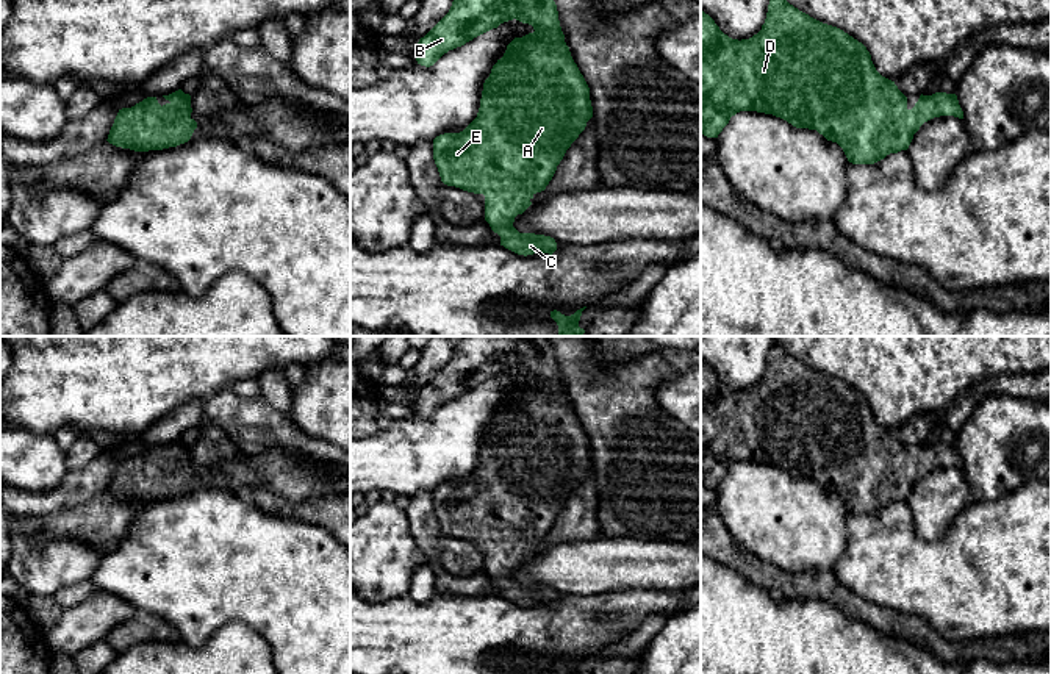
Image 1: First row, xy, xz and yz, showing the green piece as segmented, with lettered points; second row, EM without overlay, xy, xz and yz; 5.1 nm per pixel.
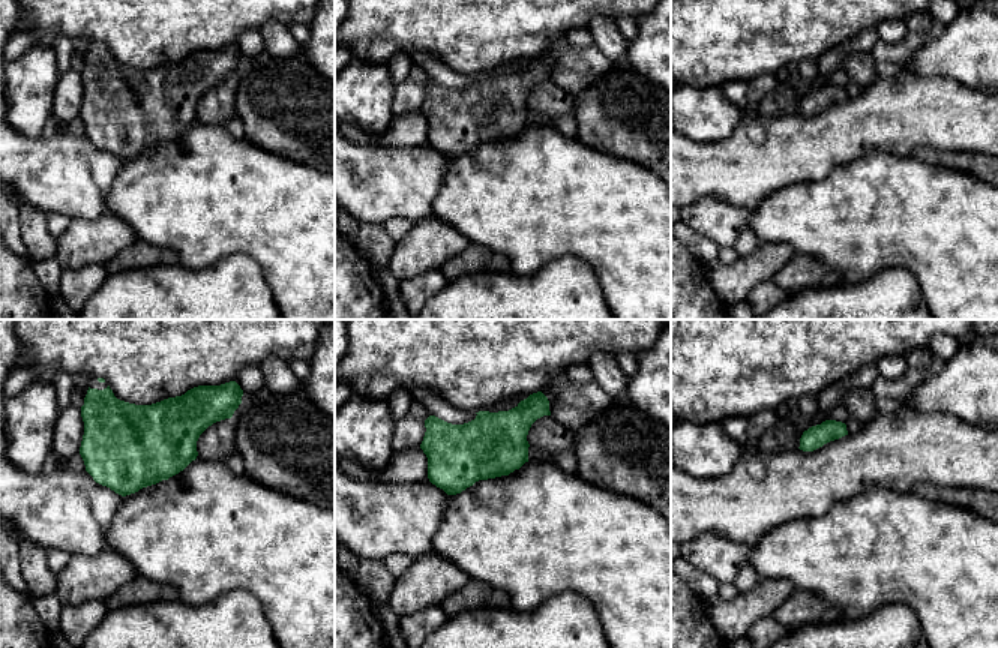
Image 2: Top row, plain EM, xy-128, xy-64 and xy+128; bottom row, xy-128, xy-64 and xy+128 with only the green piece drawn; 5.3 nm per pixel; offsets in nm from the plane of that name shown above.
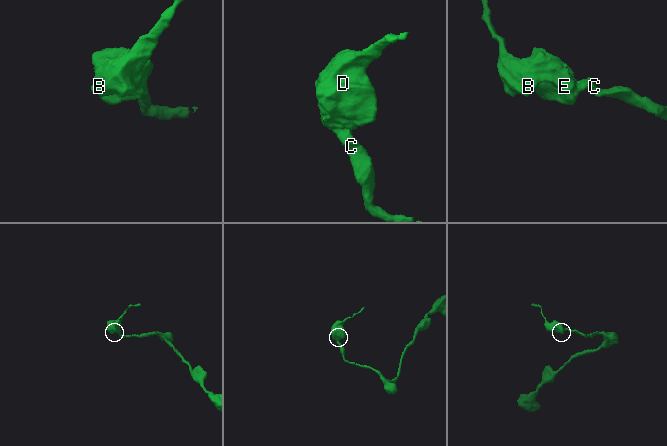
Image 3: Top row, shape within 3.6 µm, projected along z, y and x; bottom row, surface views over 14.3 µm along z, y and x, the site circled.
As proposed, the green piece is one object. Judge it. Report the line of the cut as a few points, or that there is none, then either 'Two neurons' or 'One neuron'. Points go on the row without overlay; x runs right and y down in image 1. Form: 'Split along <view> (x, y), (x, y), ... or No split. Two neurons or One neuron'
No split. One neuron

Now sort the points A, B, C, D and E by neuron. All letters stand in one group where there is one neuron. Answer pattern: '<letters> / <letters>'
A B C D E

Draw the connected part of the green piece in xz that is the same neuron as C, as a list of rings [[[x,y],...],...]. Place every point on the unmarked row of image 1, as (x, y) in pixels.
[[[466,336],[460,341],[452,352],[449,363],[418,393],[416,399],[416,411],[421,416],[430,418],[433,416],[444,403],[454,400],[457,397],[465,396],[466,393],[472,391],[474,388],[497,378],[500,374],[508,371],[519,371],[522,374],[529,374],[533,377],[533,383],[529,383],[522,388],[515,388],[508,396],[500,410],[493,416],[490,427],[483,433],[480,458],[477,468],[460,483],[444,483],[433,489],[433,510],[438,518],[441,532],[447,536],[455,536],[468,543],[483,544],[485,546],[485,571],[490,574],[491,580],[500,586],[500,596],[505,599],[518,604],[518,605],[533,605],[533,604],[549,604],[552,605],[557,601],[557,593],[551,586],[535,585],[535,583],[519,583],[515,577],[515,568],[522,565],[530,555],[532,549],[536,543],[546,540],[549,532],[552,530],[557,516],[563,510],[566,500],[571,494],[579,488],[579,485],[585,480],[586,472],[593,468],[593,457],[590,450],[590,438],[580,424],[577,414],[574,413],[569,397],[565,393],[565,385],[560,377],[557,355],[547,336]]]

